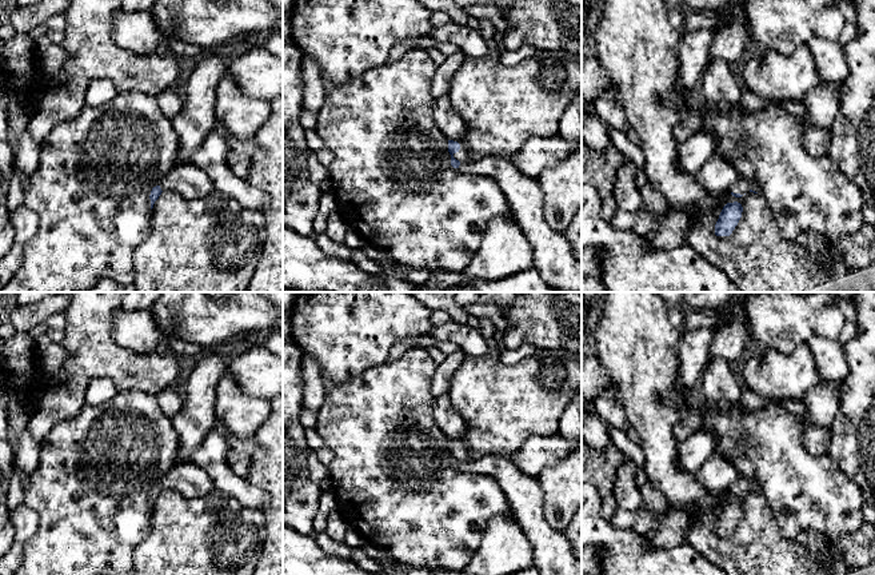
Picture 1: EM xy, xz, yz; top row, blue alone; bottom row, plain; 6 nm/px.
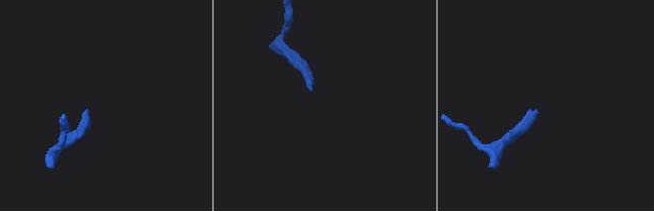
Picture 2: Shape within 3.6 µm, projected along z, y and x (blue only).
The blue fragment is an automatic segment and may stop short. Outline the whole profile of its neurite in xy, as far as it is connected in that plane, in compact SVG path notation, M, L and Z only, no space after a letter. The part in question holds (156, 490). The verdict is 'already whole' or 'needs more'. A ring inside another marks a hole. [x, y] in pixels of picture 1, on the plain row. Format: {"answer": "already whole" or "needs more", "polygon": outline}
{"answer": "needs more", "polygon": "M185 460L176 464L159 484L152 487L149 494L151 508L163 490L177 491L184 498L200 498L213 491L215 486L209 475L203 468L189 460Z"}

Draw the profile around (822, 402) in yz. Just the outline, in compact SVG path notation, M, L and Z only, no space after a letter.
M824 382L815 386L803 399L807 416L802 424L807 423L830 427L838 414L840 403L840 388L843 382Z

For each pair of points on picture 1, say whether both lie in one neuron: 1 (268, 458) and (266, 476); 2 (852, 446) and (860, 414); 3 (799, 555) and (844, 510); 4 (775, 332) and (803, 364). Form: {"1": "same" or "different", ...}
{"1": "same", "2": "same", "3": "different", "4": "different"}

